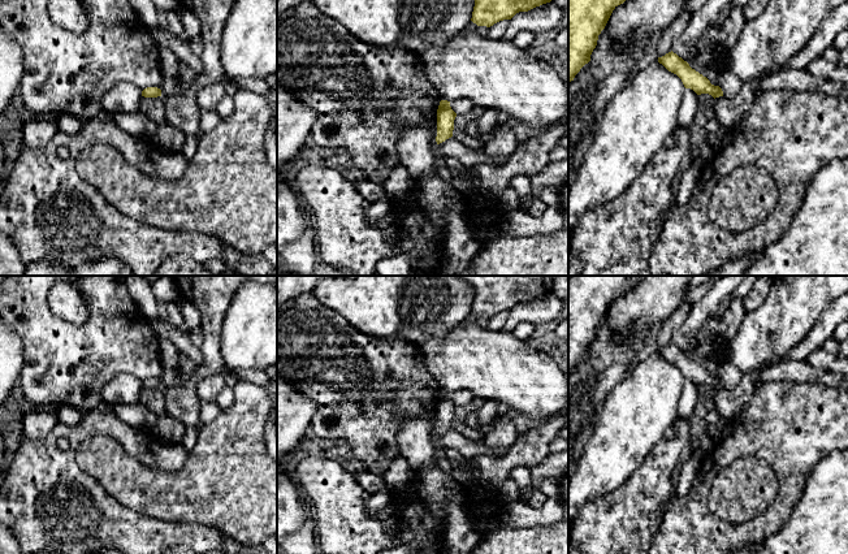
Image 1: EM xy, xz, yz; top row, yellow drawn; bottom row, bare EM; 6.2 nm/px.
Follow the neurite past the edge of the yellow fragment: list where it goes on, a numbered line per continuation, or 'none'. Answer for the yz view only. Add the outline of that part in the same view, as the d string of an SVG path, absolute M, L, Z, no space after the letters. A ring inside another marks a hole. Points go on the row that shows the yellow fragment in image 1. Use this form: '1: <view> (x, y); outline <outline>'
none

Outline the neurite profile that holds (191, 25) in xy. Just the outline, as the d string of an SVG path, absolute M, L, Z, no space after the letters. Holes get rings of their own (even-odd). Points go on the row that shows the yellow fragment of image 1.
M181 7L181 22L183 25L183 30L186 31L186 34L189 35L189 38L196 38L200 35L200 21L199 18L195 16L194 12L191 12L190 9Z

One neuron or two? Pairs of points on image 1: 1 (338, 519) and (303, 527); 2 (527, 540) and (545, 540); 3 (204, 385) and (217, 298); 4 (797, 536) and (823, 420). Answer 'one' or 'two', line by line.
1: two
2: one
3: two
4: two

